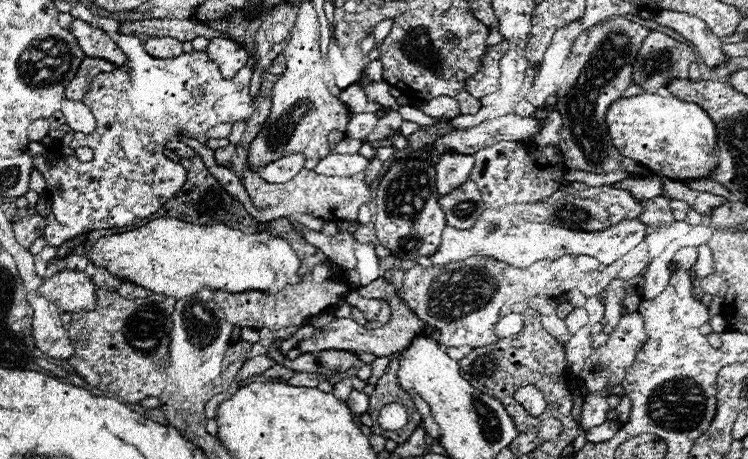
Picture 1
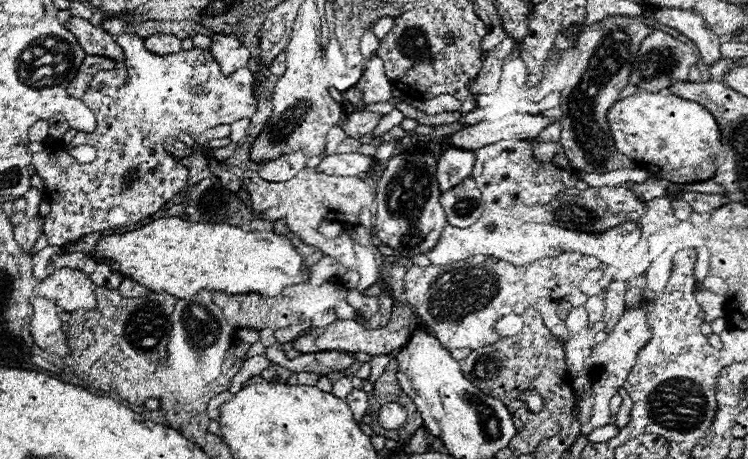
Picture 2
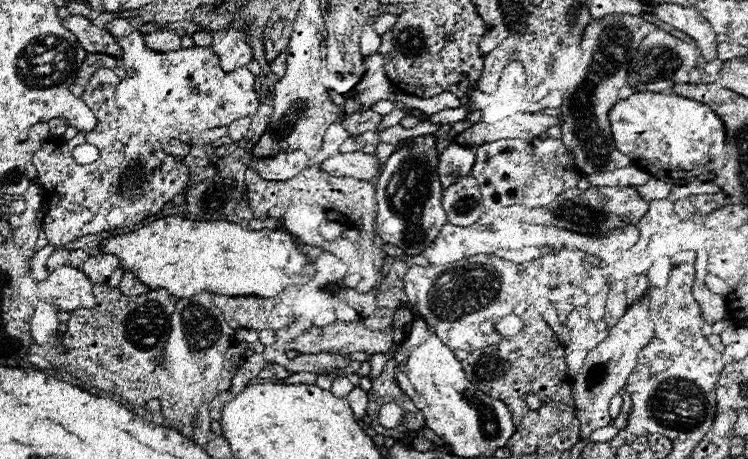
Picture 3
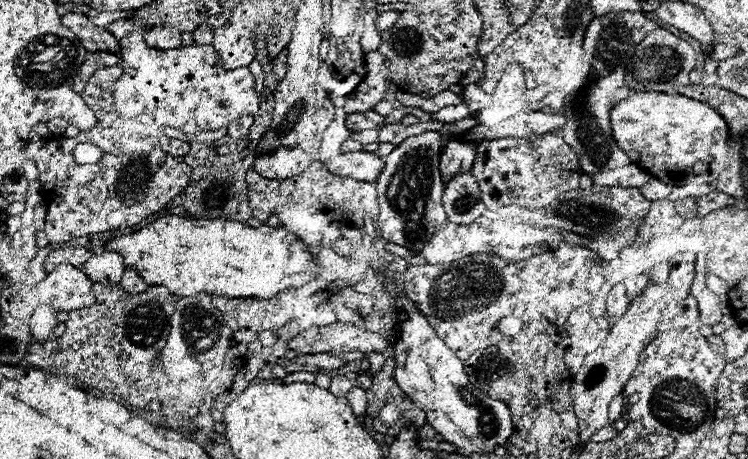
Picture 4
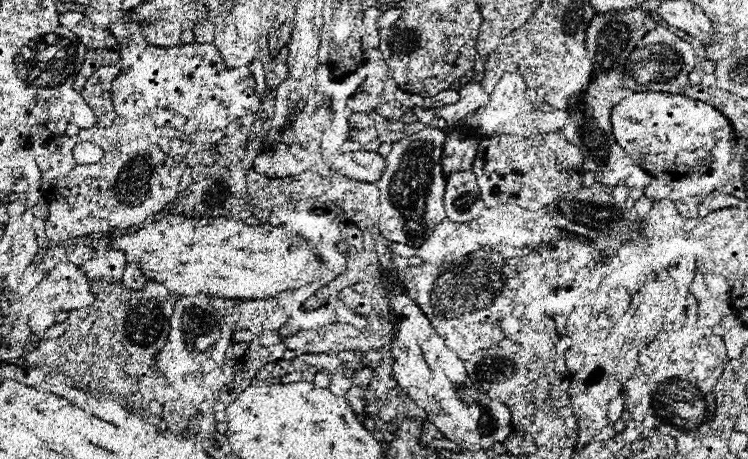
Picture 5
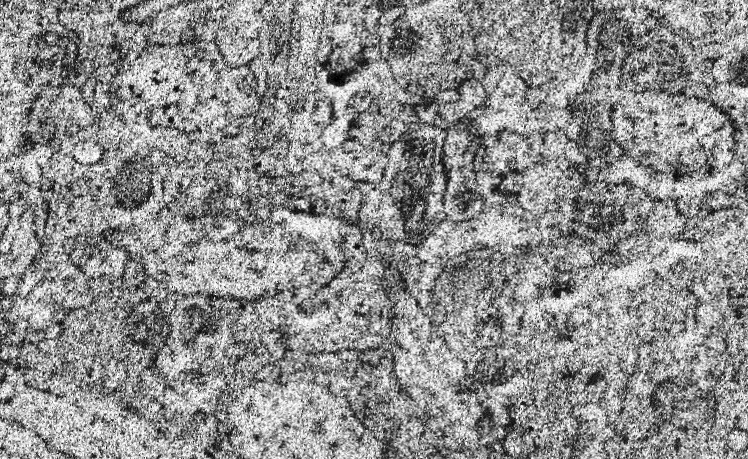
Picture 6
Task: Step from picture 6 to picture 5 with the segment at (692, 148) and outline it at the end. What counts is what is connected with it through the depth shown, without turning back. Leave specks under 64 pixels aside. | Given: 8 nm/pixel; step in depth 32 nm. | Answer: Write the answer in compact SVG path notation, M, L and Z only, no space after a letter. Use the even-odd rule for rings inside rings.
M636 92L626 100L618 102L610 110L612 134L620 148L632 158L644 158L640 164L650 160L654 176L680 174L708 174L722 168L730 160L730 124L726 118L702 100L692 100L682 94L664 92Z

